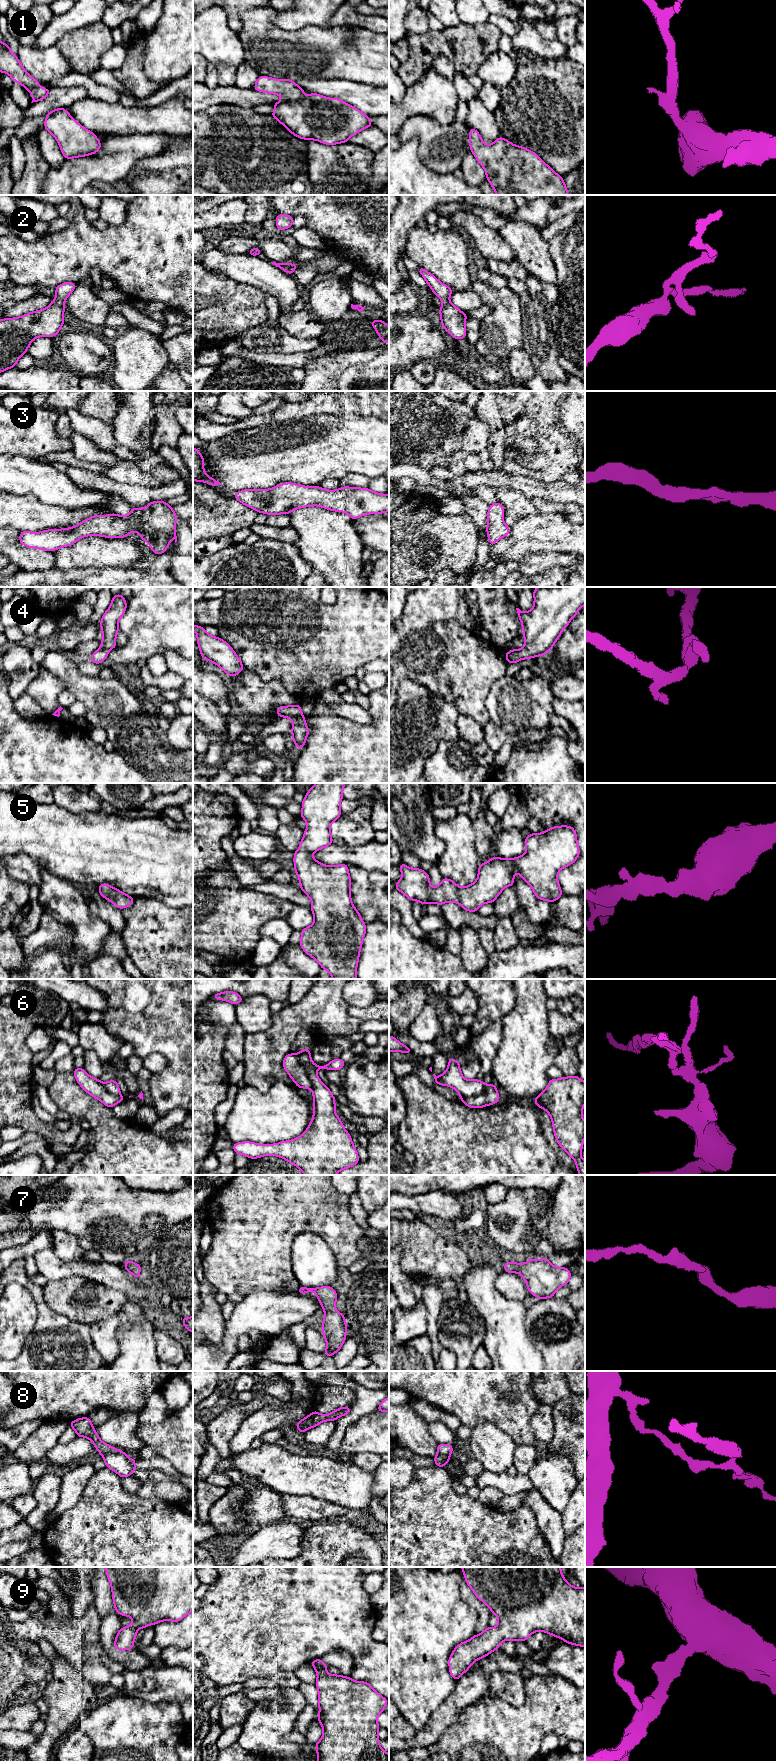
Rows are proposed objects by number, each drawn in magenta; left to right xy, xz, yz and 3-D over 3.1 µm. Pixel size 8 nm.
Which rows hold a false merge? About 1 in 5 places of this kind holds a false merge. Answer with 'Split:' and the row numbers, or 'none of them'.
Split: 6, 8

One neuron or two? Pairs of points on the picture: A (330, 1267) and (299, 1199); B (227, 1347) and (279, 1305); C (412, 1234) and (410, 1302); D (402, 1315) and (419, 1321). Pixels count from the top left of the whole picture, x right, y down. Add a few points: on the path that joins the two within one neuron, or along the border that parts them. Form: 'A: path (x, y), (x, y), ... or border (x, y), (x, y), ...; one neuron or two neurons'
A: border (292, 1240), (302, 1232), (313, 1232), (332, 1250); two neurons
B: path (235, 1332), (256, 1311), (264, 1311); one neuron
C: border (402, 1256), (400, 1268), (411, 1278); two neurons
D: path (406, 1319), (408, 1321), (415, 1321); one neuron

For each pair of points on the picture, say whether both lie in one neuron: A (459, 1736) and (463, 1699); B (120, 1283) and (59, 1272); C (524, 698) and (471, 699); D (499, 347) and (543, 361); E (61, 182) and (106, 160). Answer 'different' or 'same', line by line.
A: different
B: same
C: different
D: different
E: same

